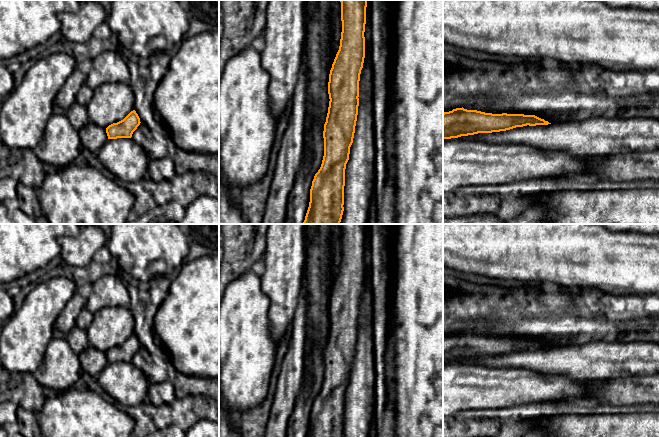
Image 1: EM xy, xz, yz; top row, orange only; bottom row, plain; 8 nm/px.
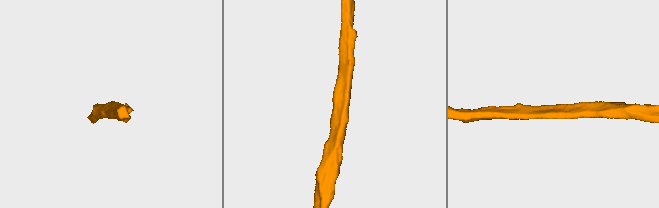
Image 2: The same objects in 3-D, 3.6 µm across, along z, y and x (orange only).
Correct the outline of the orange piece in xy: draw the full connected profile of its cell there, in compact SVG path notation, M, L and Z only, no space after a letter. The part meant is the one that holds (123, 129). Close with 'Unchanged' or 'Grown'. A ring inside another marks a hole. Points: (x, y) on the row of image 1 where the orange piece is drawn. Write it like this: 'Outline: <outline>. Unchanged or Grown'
Outline: M133 110L123 120L106 128L108 139L131 138L140 123L138 114Z. Unchanged

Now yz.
Outline: M462 107L443 113L443 139L458 138L461 136L474 135L478 133L492 133L506 131L516 127L523 127L527 125L536 126L548 124L551 123L535 115L507 114L507 113L492 114L477 110L467 110Z. Unchanged

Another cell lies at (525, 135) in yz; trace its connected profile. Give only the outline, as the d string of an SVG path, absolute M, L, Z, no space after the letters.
M573 116L548 125L527 125L458 138L523 144L544 151L568 151L573 155L591 157L659 150L659 119L618 116L579 120Z

